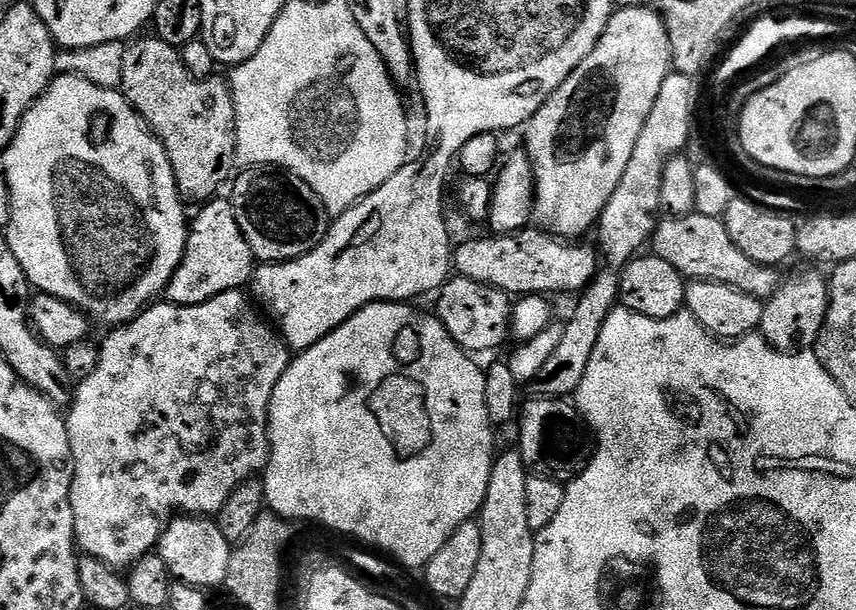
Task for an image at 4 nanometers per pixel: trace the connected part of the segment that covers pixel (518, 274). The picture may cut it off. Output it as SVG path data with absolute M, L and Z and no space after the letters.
M529 226L522 232L487 234L477 240L457 243L454 268L459 275L508 293L513 298L548 292L579 294L588 287L598 271L598 252L588 242L565 242L551 232Z

